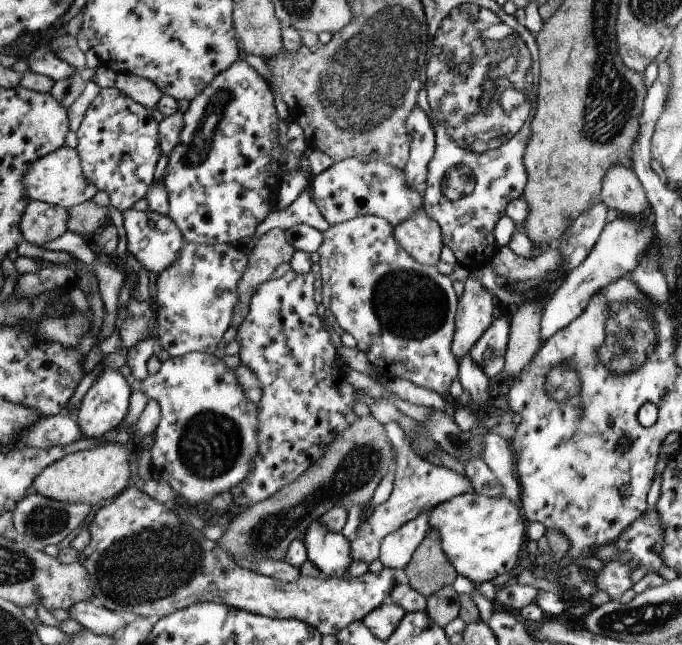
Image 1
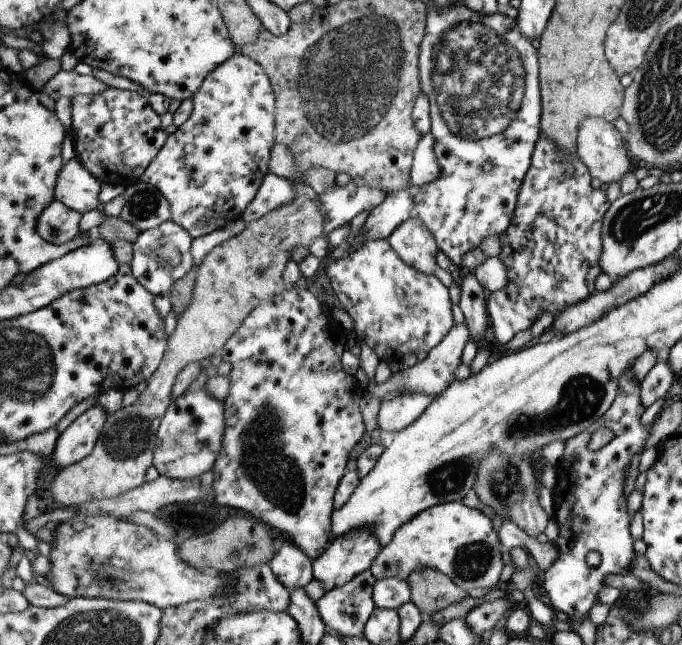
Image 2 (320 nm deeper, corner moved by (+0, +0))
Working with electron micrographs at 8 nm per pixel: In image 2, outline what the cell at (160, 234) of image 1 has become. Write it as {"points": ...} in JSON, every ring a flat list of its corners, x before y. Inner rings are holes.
{"points":[[167,221,157,228,141,232,134,242,134,259,131,271,138,281,156,296,167,294,173,284,183,278,191,266,195,266,192,255,191,233,175,221]]}

